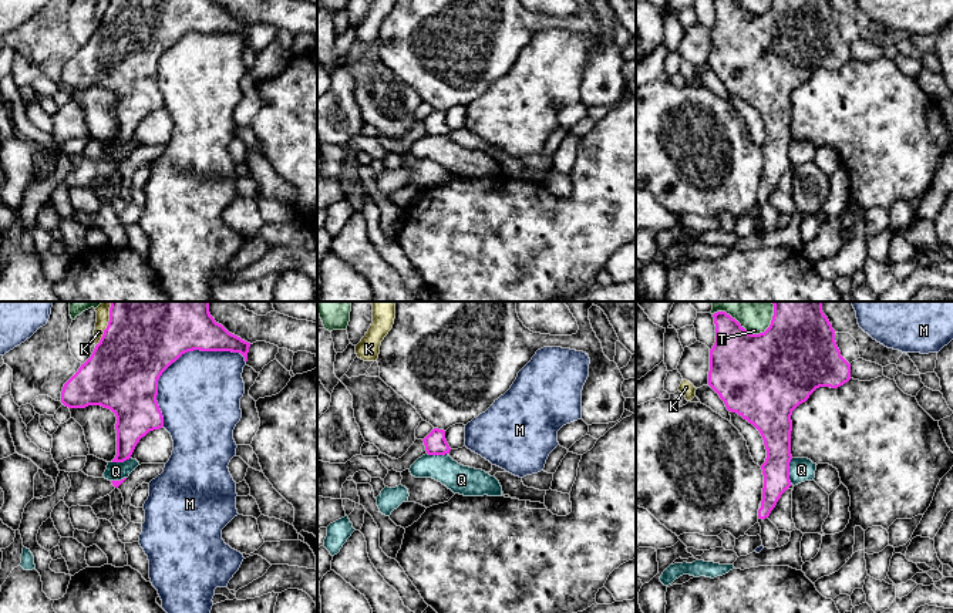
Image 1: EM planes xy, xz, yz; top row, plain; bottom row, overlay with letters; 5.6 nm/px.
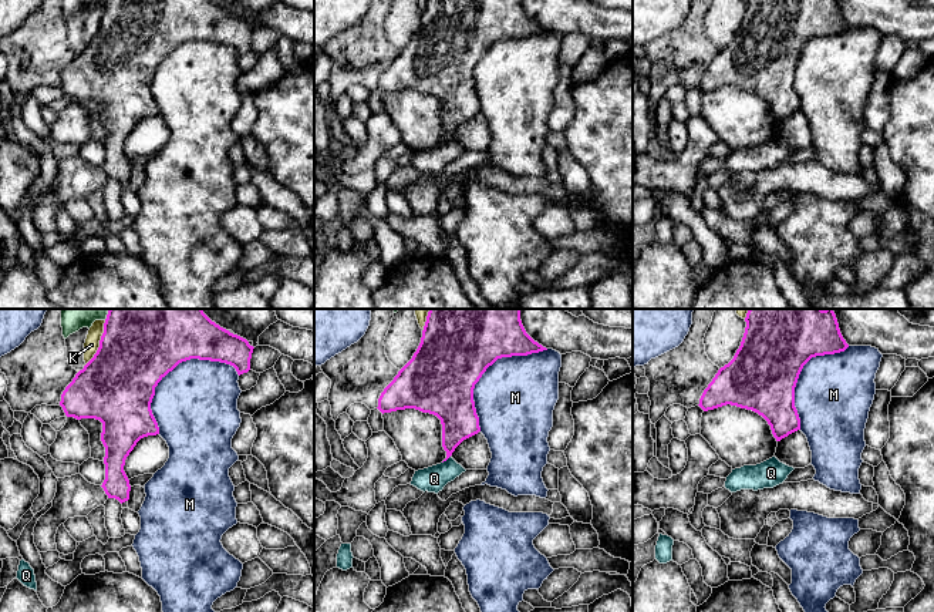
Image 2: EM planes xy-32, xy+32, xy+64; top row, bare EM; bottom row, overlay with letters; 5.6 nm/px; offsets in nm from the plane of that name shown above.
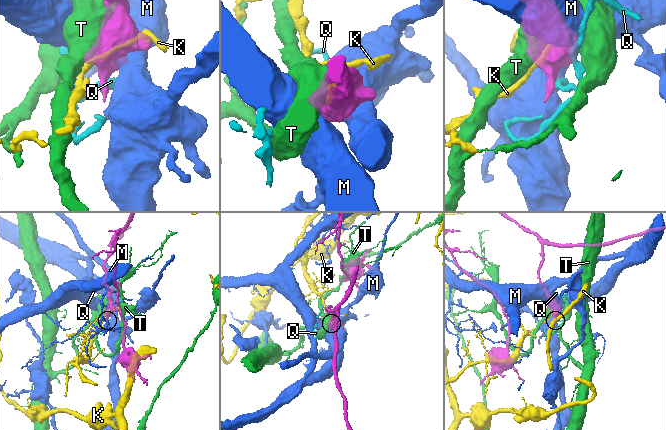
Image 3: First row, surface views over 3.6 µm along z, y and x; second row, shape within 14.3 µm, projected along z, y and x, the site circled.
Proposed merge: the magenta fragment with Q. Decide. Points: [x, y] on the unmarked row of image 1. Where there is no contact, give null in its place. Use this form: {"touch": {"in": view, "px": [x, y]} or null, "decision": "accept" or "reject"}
{"touch": {"in": "yz", "px": [788, 152]}, "decision": "reject"}

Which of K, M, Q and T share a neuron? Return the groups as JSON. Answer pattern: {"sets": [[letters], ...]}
{"sets": [["K"], ["M"], ["Q"], ["T"]]}

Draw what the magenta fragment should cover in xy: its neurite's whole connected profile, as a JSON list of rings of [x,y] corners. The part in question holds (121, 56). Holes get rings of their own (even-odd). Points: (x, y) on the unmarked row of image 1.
[[[110,0],[91,38],[64,65],[61,84],[68,90],[101,87],[111,91],[117,98],[117,137],[112,144],[124,144],[131,139],[142,118],[164,108],[164,98],[156,82],[158,61],[172,44],[182,36],[193,31],[240,34],[245,43],[247,43],[249,28],[250,24],[229,14],[215,0]]]

